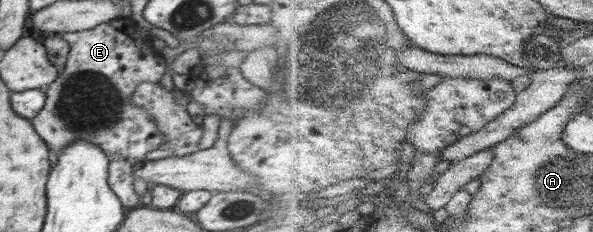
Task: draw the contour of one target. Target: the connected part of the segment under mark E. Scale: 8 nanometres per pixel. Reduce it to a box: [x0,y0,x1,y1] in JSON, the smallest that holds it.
[30,17,167,207]

